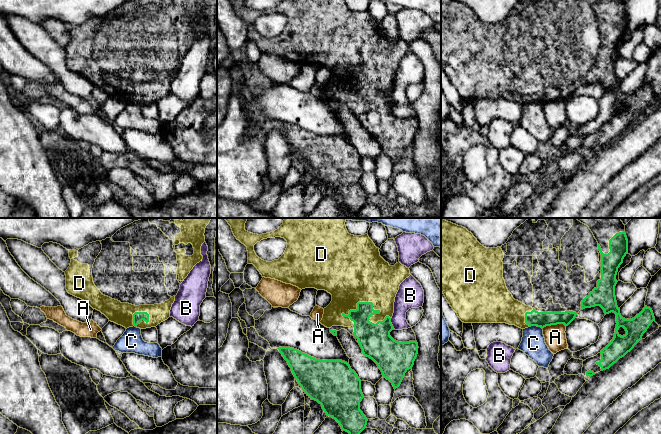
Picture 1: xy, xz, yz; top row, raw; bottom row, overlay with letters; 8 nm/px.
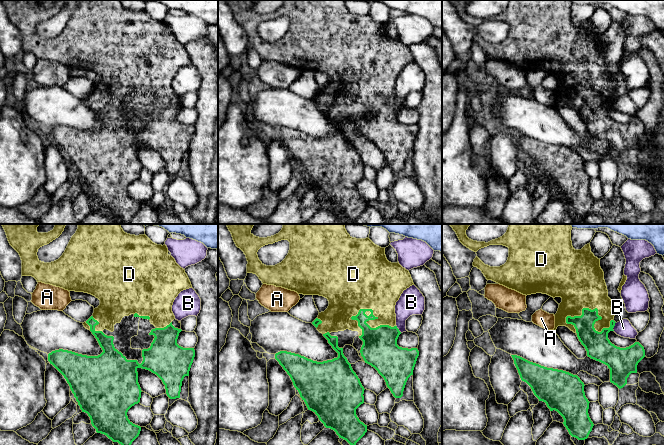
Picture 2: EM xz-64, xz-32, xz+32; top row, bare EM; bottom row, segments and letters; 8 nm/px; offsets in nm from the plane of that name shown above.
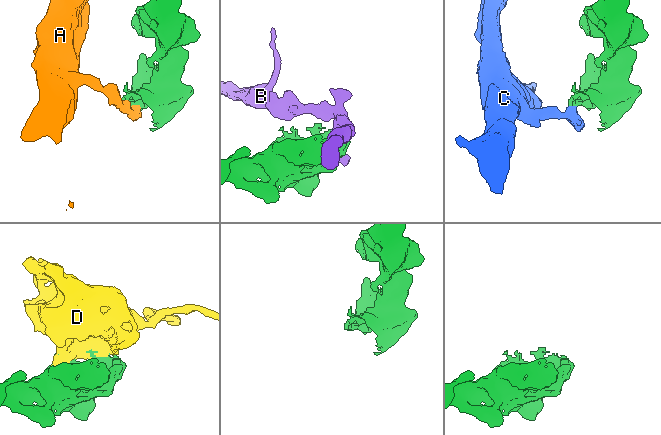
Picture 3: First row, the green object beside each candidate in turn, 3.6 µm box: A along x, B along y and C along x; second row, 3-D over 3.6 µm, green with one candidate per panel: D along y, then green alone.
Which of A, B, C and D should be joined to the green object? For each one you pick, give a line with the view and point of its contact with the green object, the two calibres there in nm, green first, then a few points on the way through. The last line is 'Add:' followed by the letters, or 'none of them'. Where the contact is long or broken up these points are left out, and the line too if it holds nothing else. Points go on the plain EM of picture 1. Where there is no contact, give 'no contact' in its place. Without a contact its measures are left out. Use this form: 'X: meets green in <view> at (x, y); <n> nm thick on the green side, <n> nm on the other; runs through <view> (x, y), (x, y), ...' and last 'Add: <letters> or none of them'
D: meets green in xz at (372, 84); 260 nm thick on the green side, 380 nm on the other
Add: D

